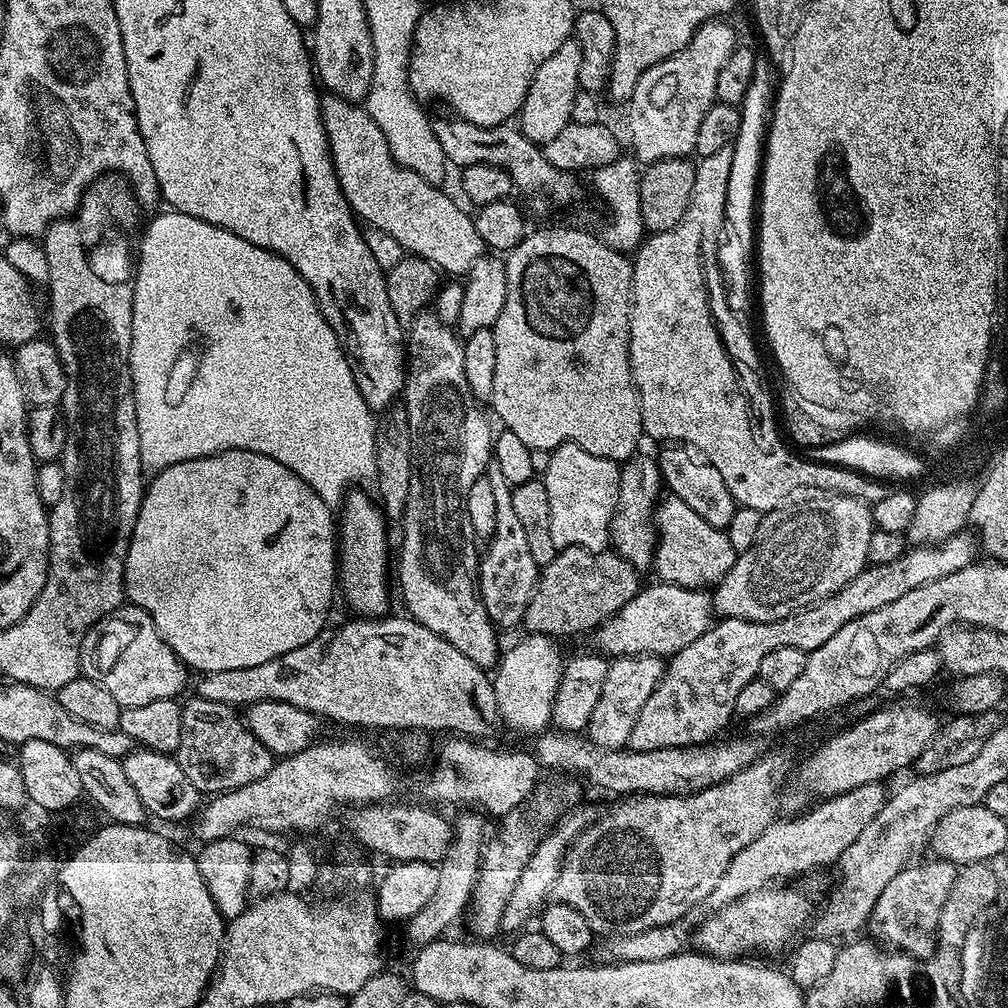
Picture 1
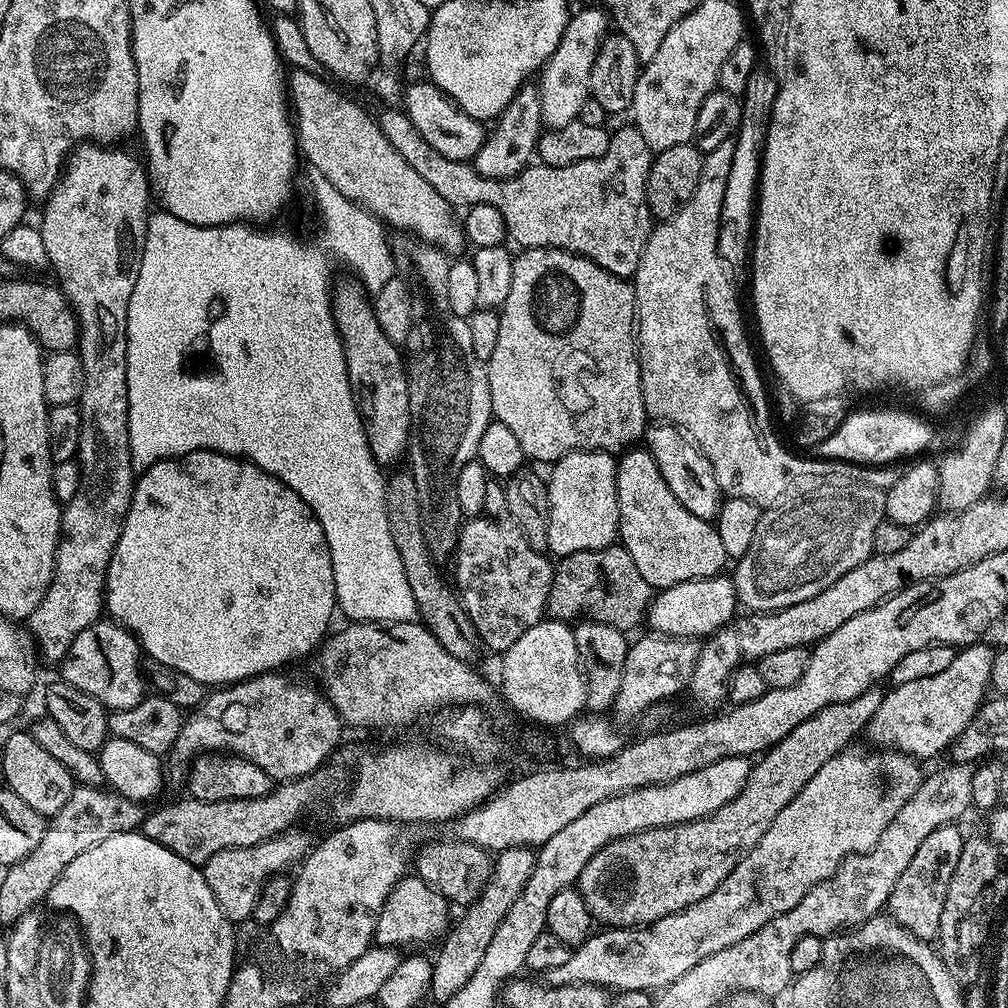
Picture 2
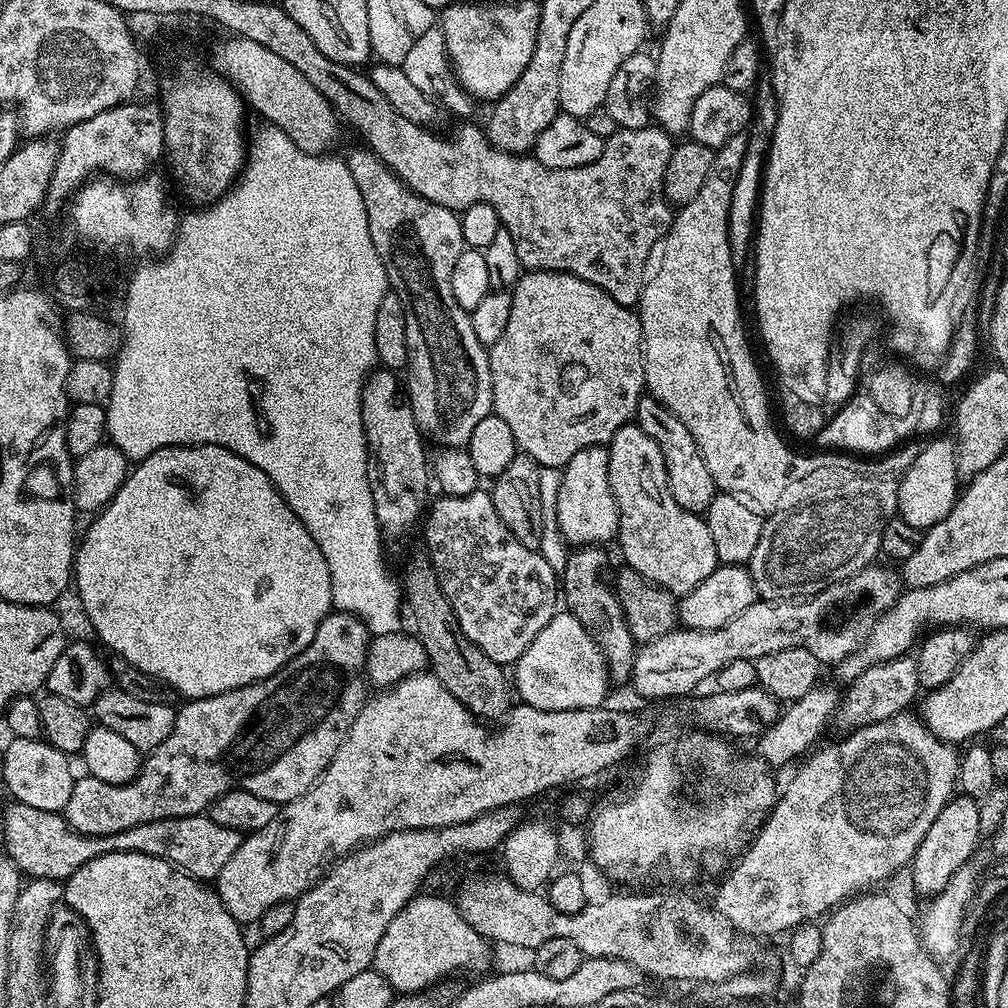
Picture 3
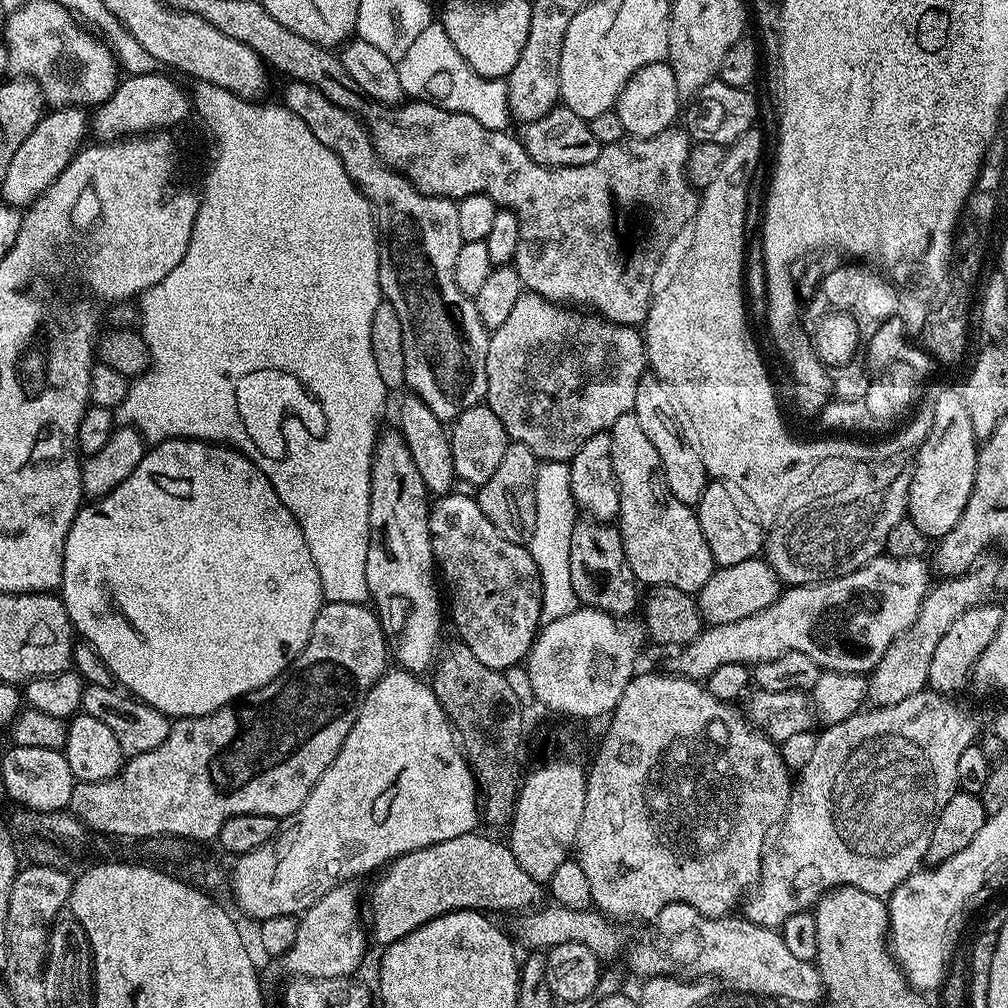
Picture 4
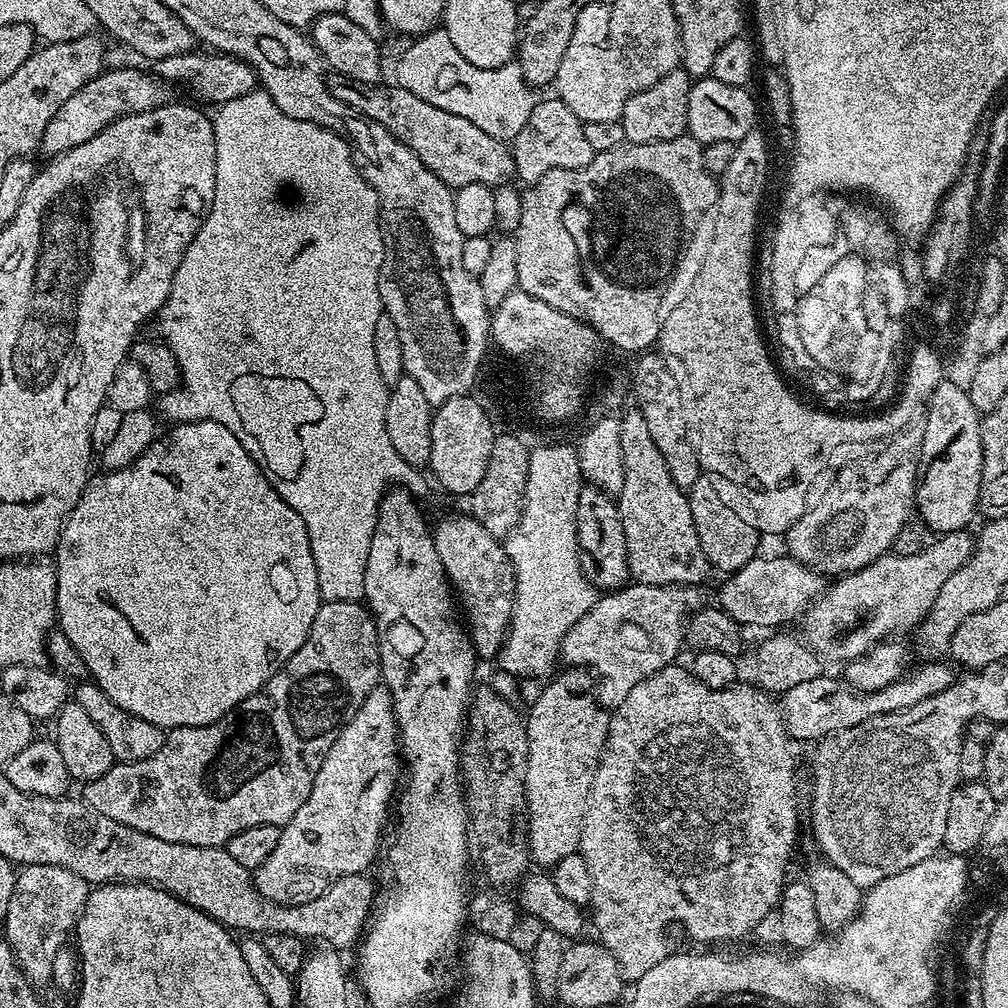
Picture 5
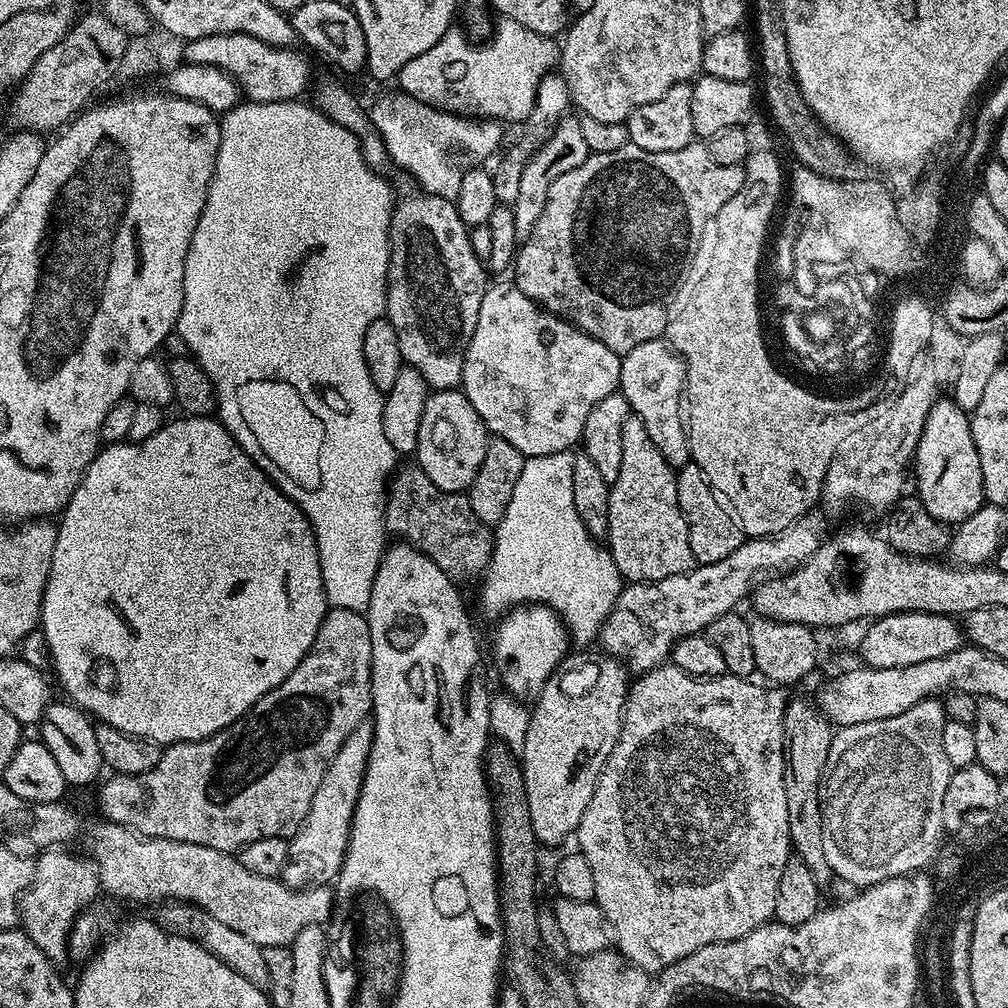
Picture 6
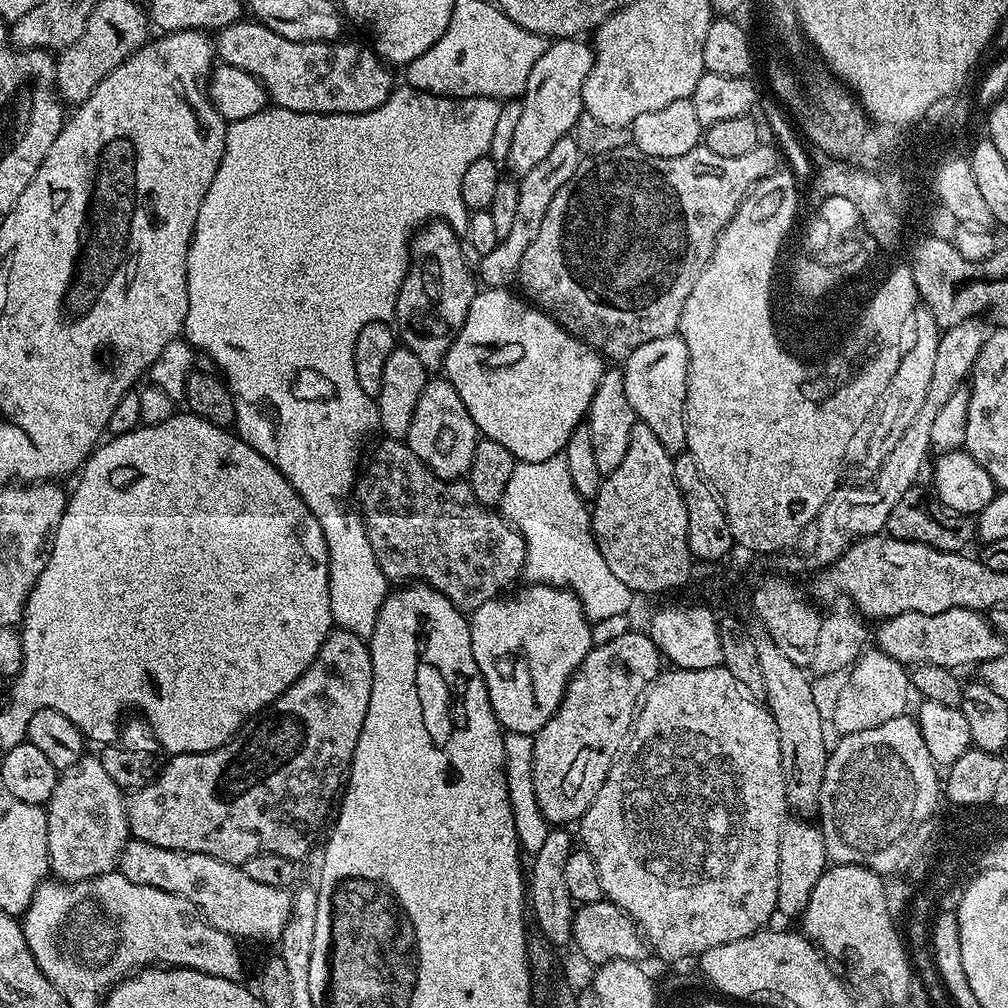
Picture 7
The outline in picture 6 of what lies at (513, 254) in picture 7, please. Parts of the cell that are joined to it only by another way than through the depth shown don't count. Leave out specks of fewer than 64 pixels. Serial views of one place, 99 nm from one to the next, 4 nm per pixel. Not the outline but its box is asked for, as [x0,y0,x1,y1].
[510,114,589,242]

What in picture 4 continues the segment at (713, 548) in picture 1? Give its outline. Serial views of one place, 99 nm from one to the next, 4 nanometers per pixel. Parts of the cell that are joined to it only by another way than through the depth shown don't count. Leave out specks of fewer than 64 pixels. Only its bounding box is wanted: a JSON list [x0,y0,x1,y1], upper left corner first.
[610,412,714,593]

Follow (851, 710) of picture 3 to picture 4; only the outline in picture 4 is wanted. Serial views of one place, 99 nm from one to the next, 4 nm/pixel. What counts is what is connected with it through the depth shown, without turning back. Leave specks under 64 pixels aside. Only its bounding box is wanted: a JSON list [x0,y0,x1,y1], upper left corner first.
[868,554,1000,708]

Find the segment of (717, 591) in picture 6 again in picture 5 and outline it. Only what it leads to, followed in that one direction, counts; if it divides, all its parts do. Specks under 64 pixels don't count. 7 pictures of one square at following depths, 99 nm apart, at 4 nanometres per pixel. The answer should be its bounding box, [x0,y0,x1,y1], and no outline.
[560,583,701,709]

